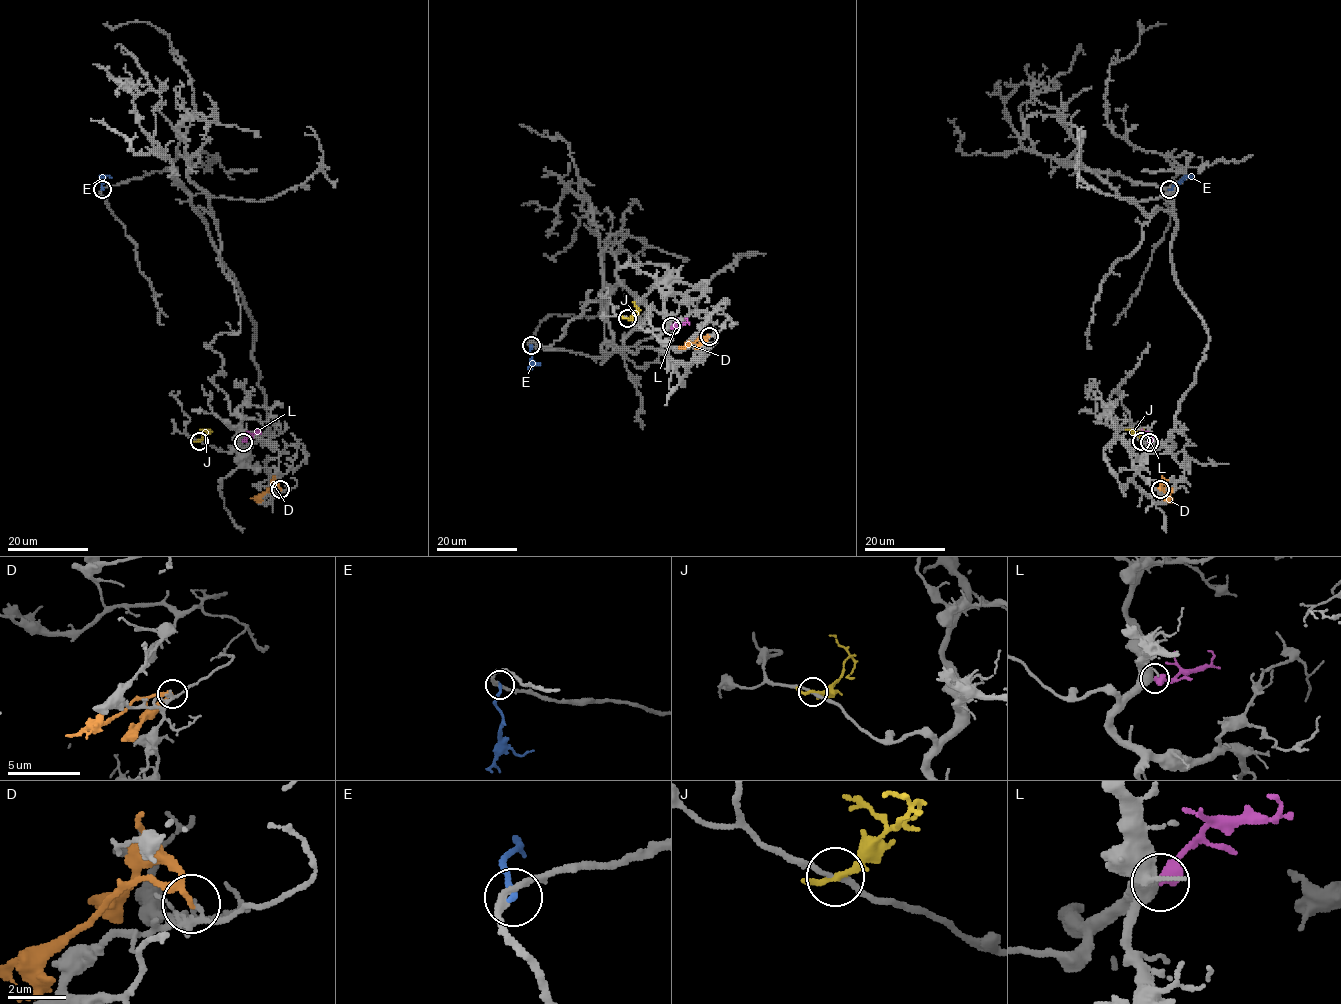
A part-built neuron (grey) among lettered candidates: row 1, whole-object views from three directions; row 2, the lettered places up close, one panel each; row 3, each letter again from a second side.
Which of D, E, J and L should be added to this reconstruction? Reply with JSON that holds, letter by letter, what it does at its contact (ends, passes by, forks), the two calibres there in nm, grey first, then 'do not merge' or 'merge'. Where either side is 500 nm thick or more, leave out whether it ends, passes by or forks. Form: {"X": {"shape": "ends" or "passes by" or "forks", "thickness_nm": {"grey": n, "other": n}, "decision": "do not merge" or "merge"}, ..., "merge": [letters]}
{"D": {"shape": "passes by", "thickness_nm": {"grey": 160, "other": 180}, "decision": "do not merge"}, "E": {"shape": "ends", "thickness_nm": {"grey": 240, "other": 200}, "decision": "do not merge"}, "J": {"shape": "ends", "thickness_nm": {"grey": 170, "other": 280}, "decision": "do not merge"}, "L": {"thickness_nm": {"grey": 480, "other": 500}, "decision": "merge"}, "merge": ["L"]}

